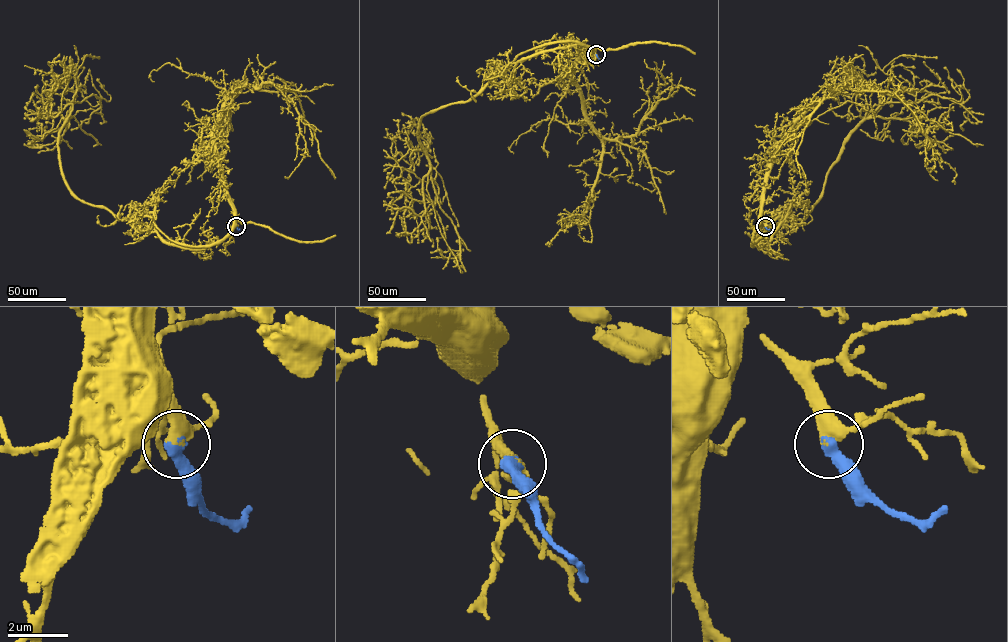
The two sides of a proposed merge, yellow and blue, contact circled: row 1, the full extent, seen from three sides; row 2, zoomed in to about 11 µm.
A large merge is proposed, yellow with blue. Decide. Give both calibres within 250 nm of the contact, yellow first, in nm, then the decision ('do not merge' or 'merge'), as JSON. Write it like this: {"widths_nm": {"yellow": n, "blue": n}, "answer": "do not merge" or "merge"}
{"widths_nm": {"yellow": 340, "blue": 480}, "answer": "merge"}

